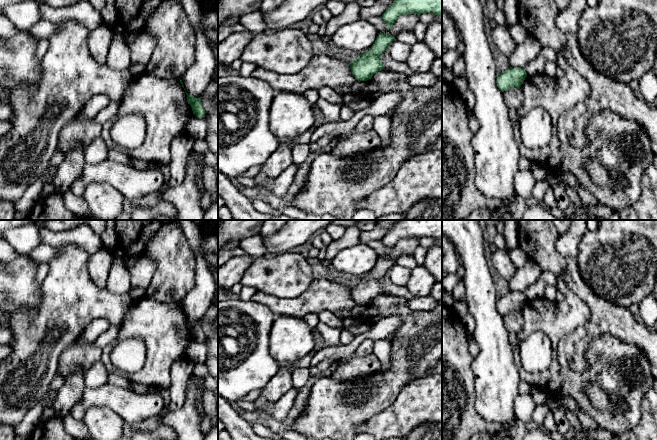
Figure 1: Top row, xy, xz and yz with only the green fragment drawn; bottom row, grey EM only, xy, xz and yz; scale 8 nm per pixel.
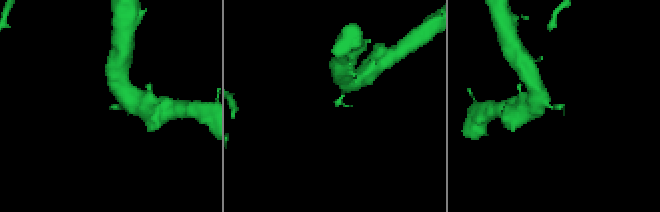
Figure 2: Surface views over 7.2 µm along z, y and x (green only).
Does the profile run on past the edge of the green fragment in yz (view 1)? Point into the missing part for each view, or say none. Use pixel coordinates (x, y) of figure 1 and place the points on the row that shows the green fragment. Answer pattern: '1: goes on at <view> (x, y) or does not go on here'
1: does not go on here

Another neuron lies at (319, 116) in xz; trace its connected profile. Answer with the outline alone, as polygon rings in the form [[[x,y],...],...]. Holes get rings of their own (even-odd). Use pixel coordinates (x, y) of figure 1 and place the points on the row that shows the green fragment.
[[[313,110],[313,113],[315,116],[315,122],[310,129],[308,129],[306,132],[304,132],[302,135],[300,135],[297,138],[294,138],[294,139],[285,138],[285,139],[281,140],[280,142],[290,145],[291,147],[293,145],[299,144],[299,143],[310,144],[311,135],[315,131],[315,129],[318,128],[320,125],[326,123],[325,116],[322,111]]]

